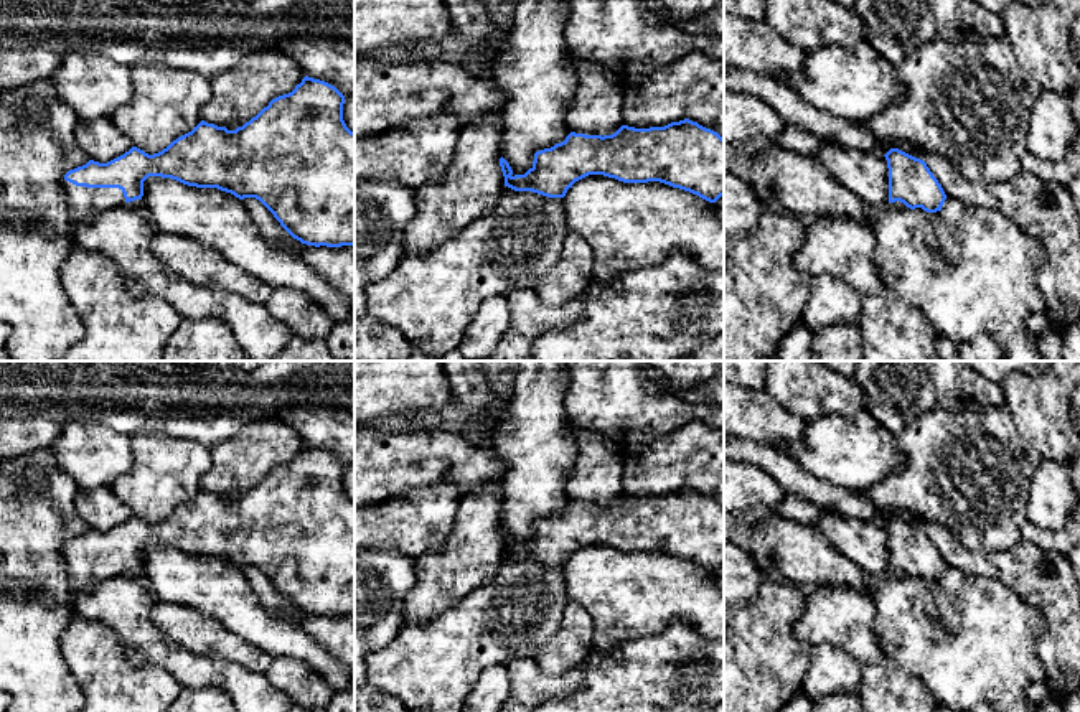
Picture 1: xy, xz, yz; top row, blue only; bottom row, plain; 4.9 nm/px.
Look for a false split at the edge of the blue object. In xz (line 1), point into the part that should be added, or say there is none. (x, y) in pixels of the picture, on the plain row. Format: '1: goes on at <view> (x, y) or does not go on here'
1: does not go on here

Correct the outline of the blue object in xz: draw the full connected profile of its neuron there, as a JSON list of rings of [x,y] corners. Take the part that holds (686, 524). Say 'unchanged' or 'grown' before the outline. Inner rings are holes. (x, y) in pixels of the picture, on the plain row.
unchanged | [[[689,488],[650,498],[622,494],[615,503],[603,506],[571,501],[564,511],[536,521],[533,536],[524,544],[514,544],[503,526],[500,536],[505,555],[547,567],[564,567],[575,550],[589,544],[603,544],[623,552],[660,550],[709,572],[724,565],[724,508]]]

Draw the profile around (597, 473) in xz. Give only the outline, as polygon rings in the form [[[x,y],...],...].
[[[566,424],[572,430],[575,460],[566,483],[571,501],[612,504],[623,494],[622,443],[603,433]]]

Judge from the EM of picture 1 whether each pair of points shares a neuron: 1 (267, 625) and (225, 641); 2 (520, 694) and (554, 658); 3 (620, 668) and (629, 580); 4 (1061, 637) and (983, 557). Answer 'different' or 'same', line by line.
1: different
2: different
3: different
4: same

